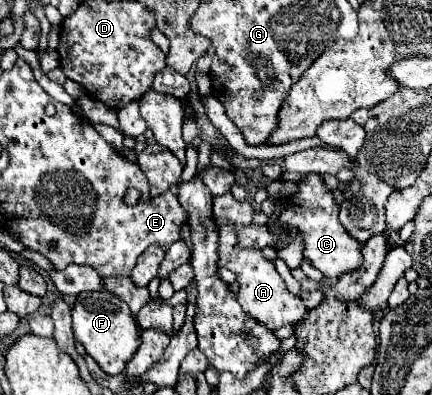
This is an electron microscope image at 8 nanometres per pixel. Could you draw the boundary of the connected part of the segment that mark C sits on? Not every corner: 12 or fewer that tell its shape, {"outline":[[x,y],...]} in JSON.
{"outline":[[307,173],[279,219],[325,277],[363,263],[323,177]]}

